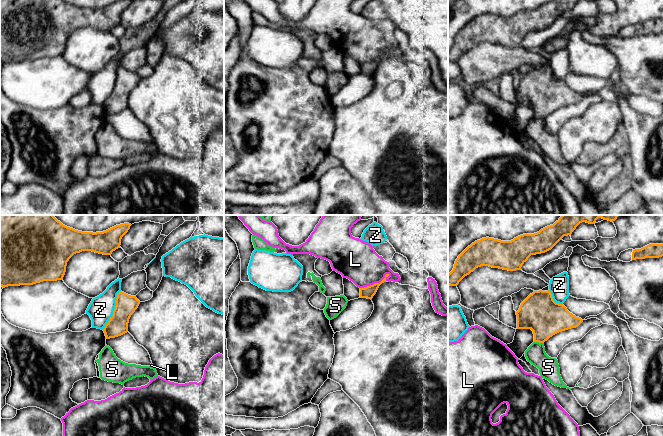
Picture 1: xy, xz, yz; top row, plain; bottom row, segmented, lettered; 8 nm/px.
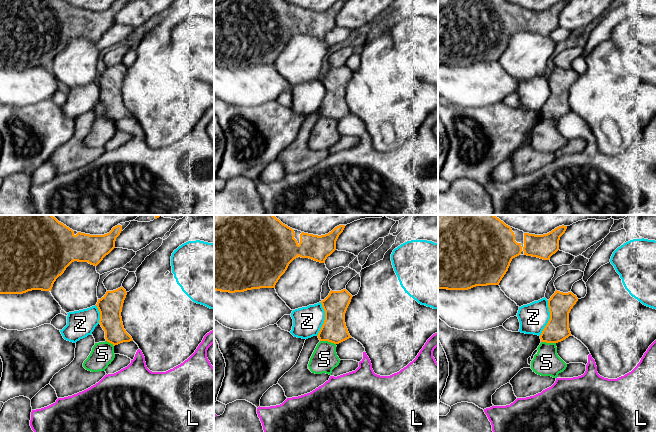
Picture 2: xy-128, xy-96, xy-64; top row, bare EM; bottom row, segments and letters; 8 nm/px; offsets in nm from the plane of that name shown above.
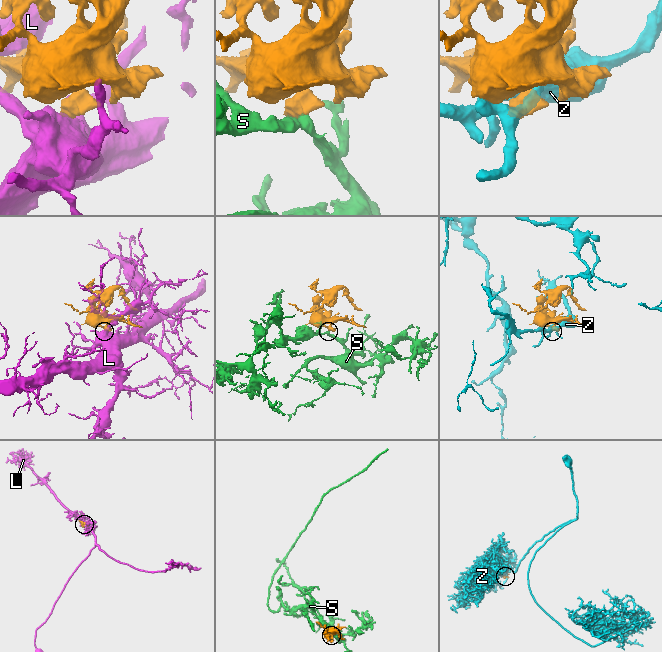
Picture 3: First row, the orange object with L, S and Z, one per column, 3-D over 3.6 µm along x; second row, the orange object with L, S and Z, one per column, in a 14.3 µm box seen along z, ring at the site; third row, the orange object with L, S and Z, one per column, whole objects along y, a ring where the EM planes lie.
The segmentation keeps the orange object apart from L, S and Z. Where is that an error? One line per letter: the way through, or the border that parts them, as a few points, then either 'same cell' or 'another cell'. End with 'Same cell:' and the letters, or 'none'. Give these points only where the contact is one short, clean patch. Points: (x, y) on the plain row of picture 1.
L: another cell
S: runs through yz (539, 88), (539, 118), (539, 134), (548, 143); same cell
Z: another cell
Same cell: S

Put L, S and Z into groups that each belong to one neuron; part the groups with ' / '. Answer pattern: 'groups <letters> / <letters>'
groups L / S / Z

